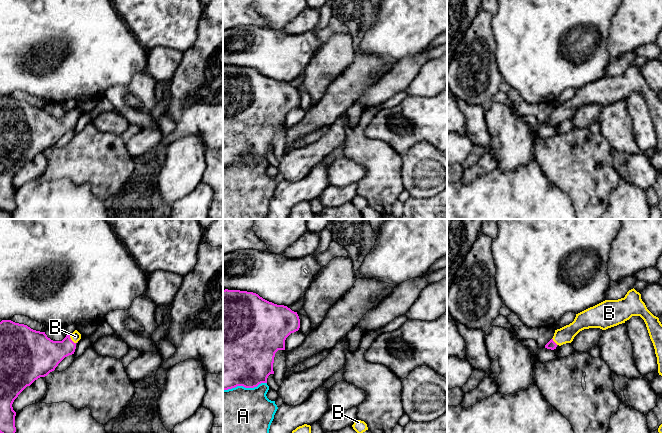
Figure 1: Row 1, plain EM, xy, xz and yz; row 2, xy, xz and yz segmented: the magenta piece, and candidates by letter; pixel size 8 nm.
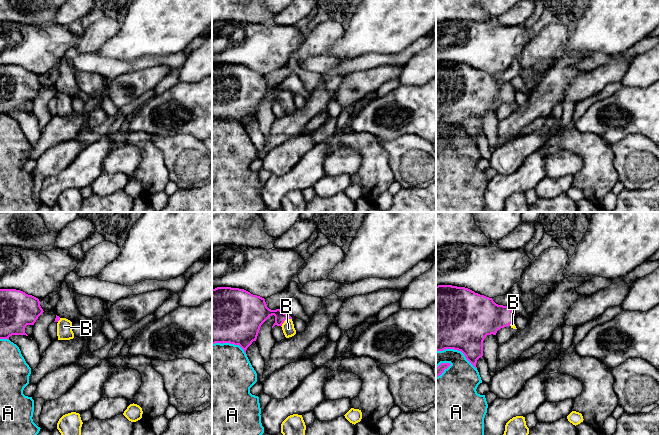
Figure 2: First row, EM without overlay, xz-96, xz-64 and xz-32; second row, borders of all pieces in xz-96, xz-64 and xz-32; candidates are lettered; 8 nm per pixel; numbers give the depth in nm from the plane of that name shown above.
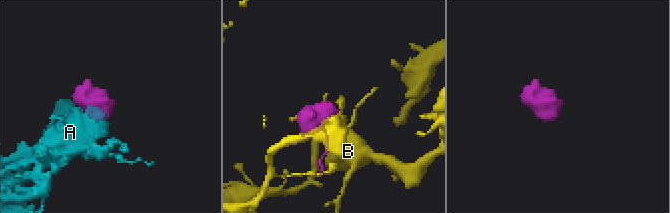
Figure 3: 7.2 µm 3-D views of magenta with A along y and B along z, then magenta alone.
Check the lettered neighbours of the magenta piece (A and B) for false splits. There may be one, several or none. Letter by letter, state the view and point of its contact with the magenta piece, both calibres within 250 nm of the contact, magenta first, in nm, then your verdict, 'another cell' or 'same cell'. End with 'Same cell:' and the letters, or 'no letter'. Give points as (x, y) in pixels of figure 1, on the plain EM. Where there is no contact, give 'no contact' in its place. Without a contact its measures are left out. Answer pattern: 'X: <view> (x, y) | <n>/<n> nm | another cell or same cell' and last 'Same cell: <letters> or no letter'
A: xz (244, 162) | 500/480 nm | another cell
B: xy (71, 116) | 260/80 nm | same cell
Same cell: B

